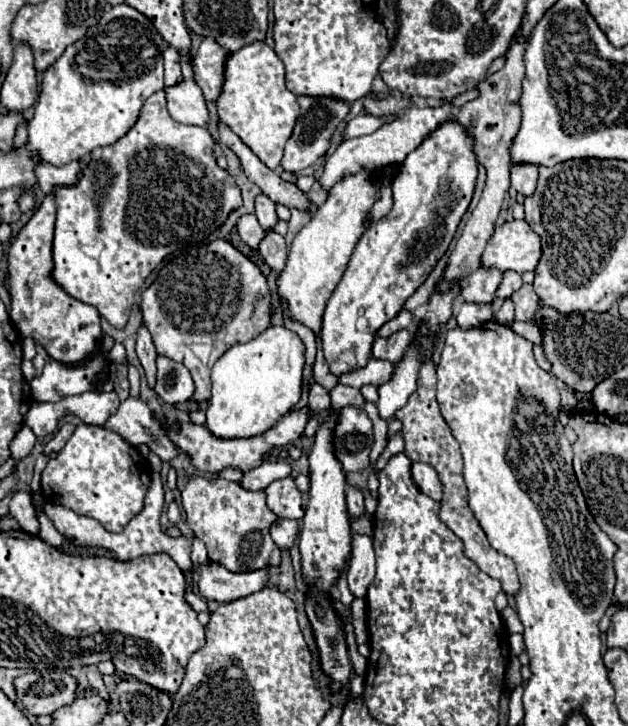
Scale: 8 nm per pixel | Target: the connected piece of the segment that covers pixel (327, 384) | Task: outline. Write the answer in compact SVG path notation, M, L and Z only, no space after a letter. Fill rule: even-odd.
M317 337L317 353L313 366L313 375L316 383L320 384L322 387L325 387L325 389L329 392L338 383L338 378L330 373L329 367L325 361L320 337Z

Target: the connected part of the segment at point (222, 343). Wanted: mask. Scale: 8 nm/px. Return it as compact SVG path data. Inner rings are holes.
M221 239L171 259L159 271L155 283L147 291L143 291L143 323L151 331L157 353L177 363L181 361L189 369L195 381L195 393L191 401L201 403L211 399L211 379L209 379L211 367L229 347L251 341L255 335L259 335L271 325L273 303L267 295L269 295L267 279L261 275L259 267L253 265L245 255L241 255L231 243ZM193 345L209 347L207 359L199 359L199 355L193 353Z

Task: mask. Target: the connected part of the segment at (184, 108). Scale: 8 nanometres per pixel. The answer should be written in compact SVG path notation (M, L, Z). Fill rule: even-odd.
M181 55L181 67L183 67L183 81L177 83L175 87L165 87L167 109L171 117L179 123L207 127L209 109L199 85L193 81L193 67L187 55Z

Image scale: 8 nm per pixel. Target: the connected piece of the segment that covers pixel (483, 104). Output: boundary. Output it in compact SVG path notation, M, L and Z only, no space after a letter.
M513 39L511 45L509 45L509 51L505 53L505 57L507 57L505 67L499 69L495 75L487 77L483 83L479 83L479 97L477 97L475 101L465 103L465 105L459 109L459 115L455 115L465 127L471 125L471 133L473 133L473 137L475 137L475 153L477 153L477 159L479 159L479 163L483 163L485 169L487 169L487 183L485 183L485 189L483 189L483 195L481 195L481 201L479 201L477 209L473 211L471 219L467 221L467 225L465 225L465 229L463 229L463 235L459 237L459 241L457 241L457 245L455 245L451 257L449 257L449 263L447 263L447 269L445 269L445 271L447 271L447 279L443 279L443 283L439 283L439 291L447 291L447 287L451 287L451 283L455 281L455 275L463 275L463 279L459 279L459 281L465 281L465 279L471 275L471 271L479 269L479 265L481 265L481 253L483 253L483 249L485 249L487 239L491 237L491 233L493 233L493 229L495 229L495 219L497 219L497 215L499 215L499 211L501 211L503 197L505 197L505 193L507 193L507 189L509 189L509 169L511 169L511 155L509 155L509 151L511 151L511 139L515 139L515 135L519 133L519 123L521 123L519 95L521 95L521 81L523 81L523 77L525 77L525 65L523 65L525 47L527 47L527 43L517 43L517 39Z

